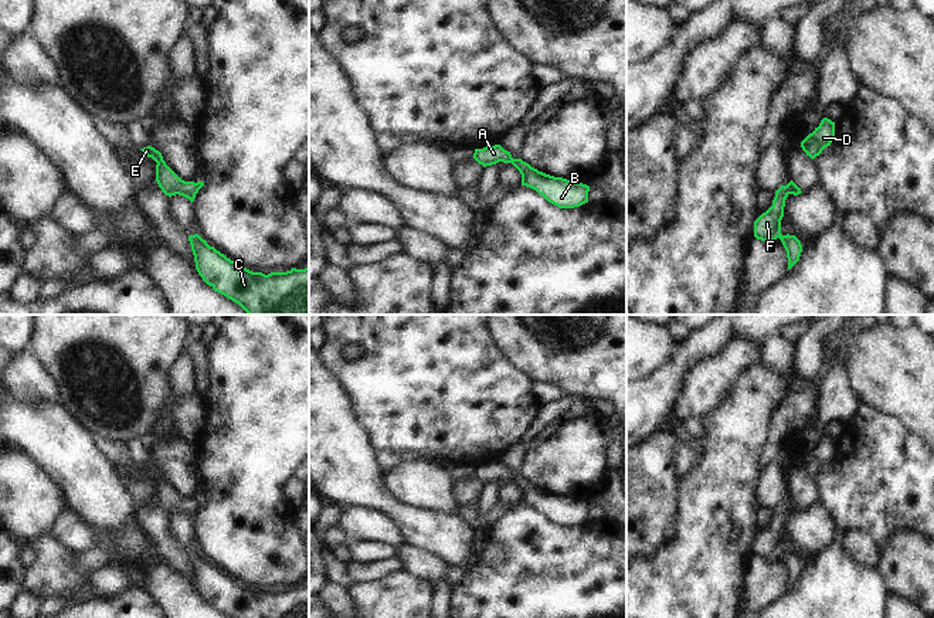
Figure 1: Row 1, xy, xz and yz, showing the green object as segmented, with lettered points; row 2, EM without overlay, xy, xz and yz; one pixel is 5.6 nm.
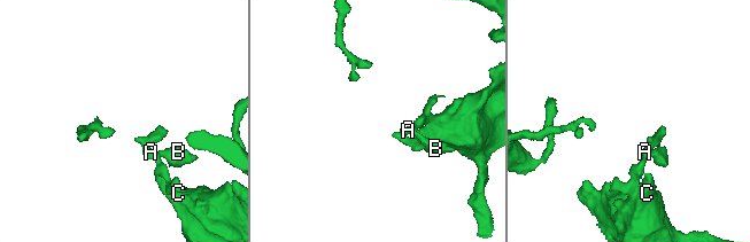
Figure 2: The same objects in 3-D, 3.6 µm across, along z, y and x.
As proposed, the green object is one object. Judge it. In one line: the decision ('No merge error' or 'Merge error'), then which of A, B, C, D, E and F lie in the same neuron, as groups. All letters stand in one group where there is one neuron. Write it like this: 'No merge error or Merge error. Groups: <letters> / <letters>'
Merge error. Groups: A C D E F / B.

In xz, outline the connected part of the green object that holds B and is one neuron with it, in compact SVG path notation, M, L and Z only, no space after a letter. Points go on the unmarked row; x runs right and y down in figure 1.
M522 476L512 481L522 492L522 503L536 507L558 526L574 526L588 520L590 503L539 489Z

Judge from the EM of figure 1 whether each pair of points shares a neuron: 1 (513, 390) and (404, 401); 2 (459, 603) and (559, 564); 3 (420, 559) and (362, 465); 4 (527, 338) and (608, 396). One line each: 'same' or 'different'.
1: same
2: same
3: different
4: same

